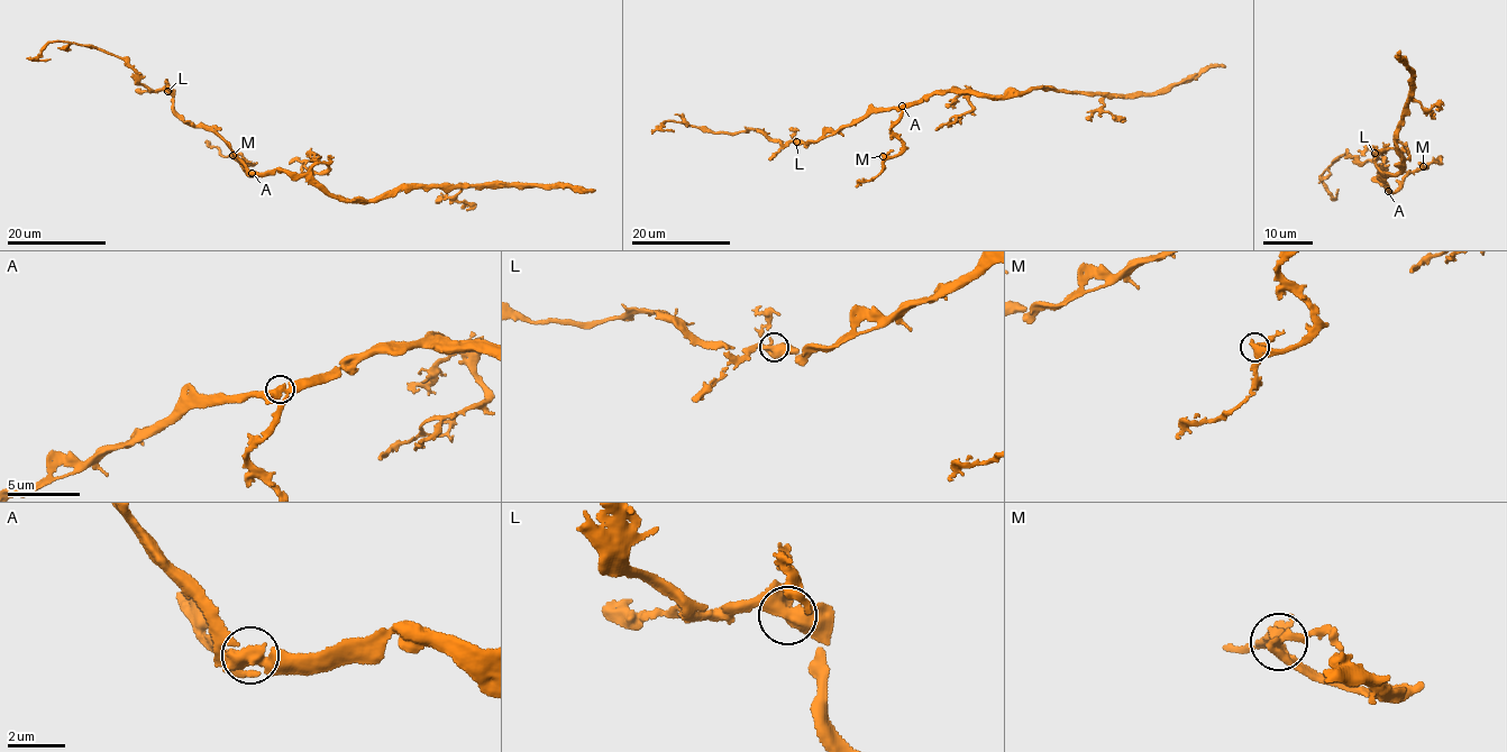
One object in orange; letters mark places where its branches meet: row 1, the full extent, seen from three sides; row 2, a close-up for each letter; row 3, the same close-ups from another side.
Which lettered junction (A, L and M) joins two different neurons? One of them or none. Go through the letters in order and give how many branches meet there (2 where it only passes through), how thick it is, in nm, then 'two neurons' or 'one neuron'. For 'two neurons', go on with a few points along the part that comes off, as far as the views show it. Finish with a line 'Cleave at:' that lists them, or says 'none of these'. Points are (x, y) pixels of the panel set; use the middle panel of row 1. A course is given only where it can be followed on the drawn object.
A: branches 4; calibre 360 nm; one neuron
L: branches 4; calibre 440 nm; one neuron
M: branches 3; calibre 280 nm; one neuron
Cleave at: none of these

